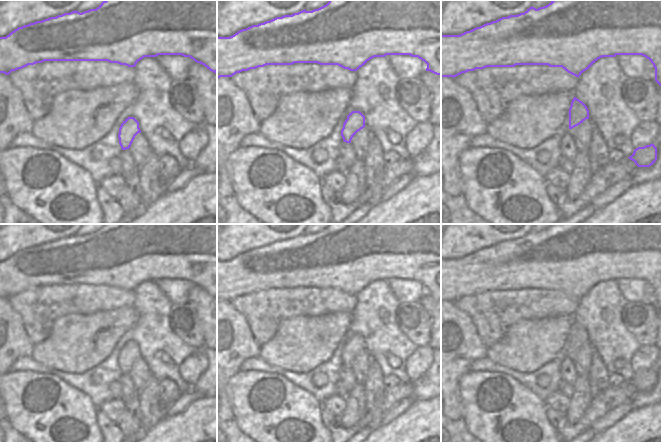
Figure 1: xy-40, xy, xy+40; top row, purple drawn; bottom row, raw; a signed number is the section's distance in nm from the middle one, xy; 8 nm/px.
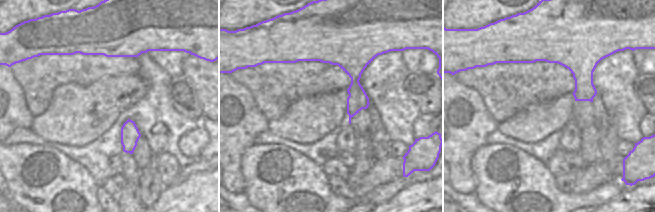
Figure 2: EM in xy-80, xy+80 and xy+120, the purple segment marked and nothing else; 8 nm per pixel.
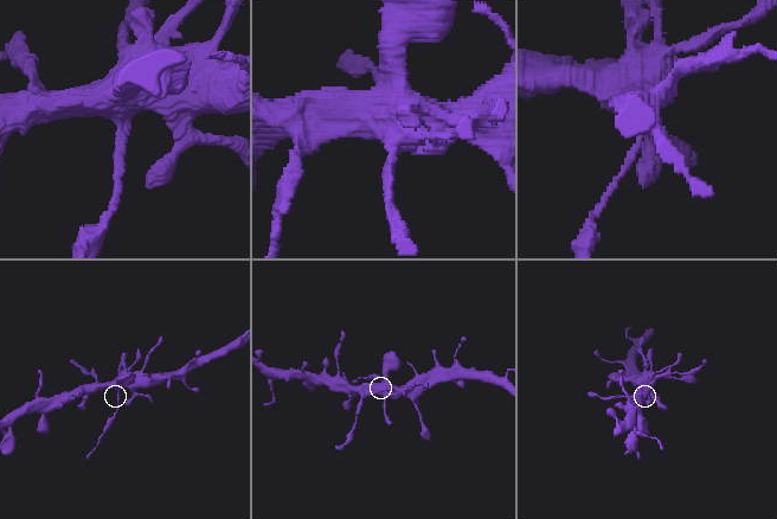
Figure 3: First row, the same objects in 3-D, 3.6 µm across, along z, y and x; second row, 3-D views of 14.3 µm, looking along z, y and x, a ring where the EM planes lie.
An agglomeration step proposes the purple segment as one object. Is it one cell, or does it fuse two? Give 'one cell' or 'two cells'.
two cells

